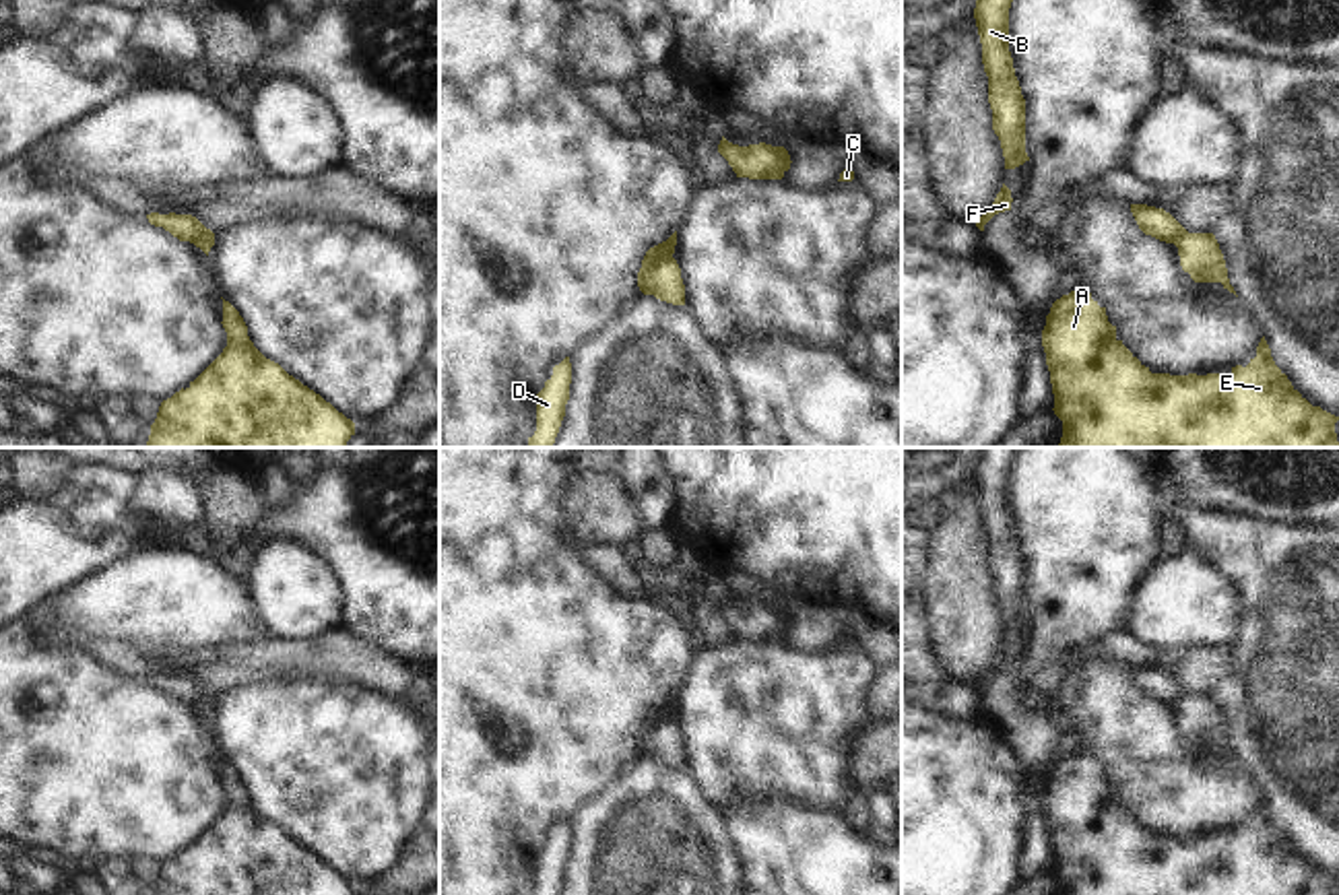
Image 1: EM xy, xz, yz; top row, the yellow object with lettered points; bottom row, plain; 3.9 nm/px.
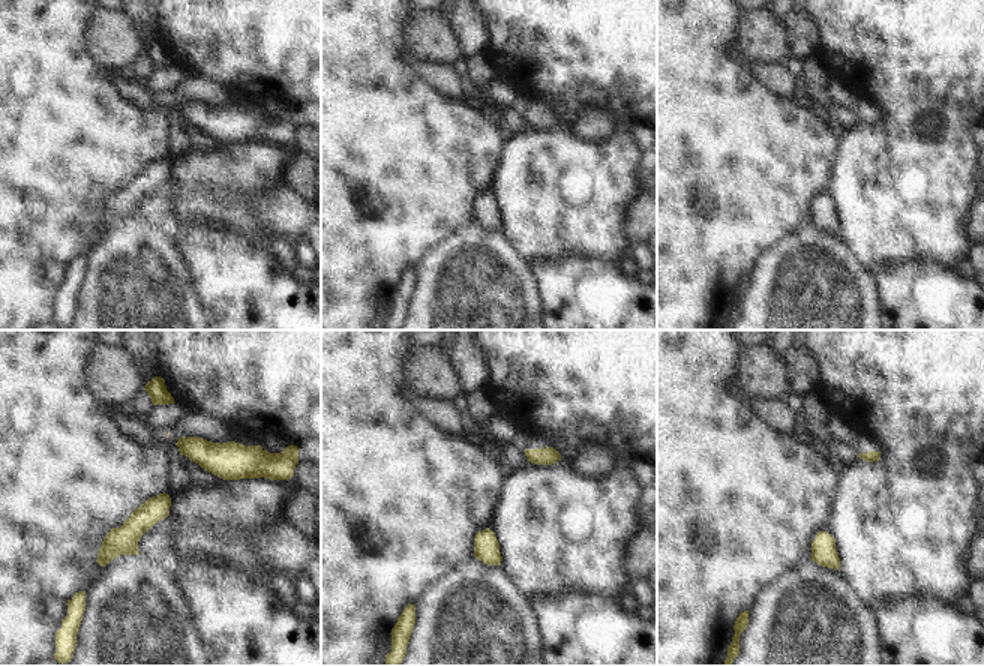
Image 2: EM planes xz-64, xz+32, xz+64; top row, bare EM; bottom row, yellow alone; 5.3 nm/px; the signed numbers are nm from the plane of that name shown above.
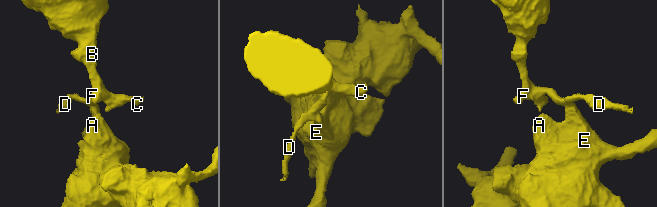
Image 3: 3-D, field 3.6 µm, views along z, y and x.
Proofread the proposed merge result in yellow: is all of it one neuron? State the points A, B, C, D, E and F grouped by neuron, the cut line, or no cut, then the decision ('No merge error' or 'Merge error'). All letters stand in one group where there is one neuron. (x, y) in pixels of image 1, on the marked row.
Groups: A E / B C D F. Split along xz (671, 254), (655, 264), (650, 293). Merge error.

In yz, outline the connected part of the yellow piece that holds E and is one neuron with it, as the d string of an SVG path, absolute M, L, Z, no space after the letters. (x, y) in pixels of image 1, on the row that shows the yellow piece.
M1089 291L1056 299L1046 316L1042 346L1063 421L1058 448L1339 448L1339 417L1312 406L1275 365L1261 338L1256 357L1228 375L1151 373L1116 338L1106 307Z

